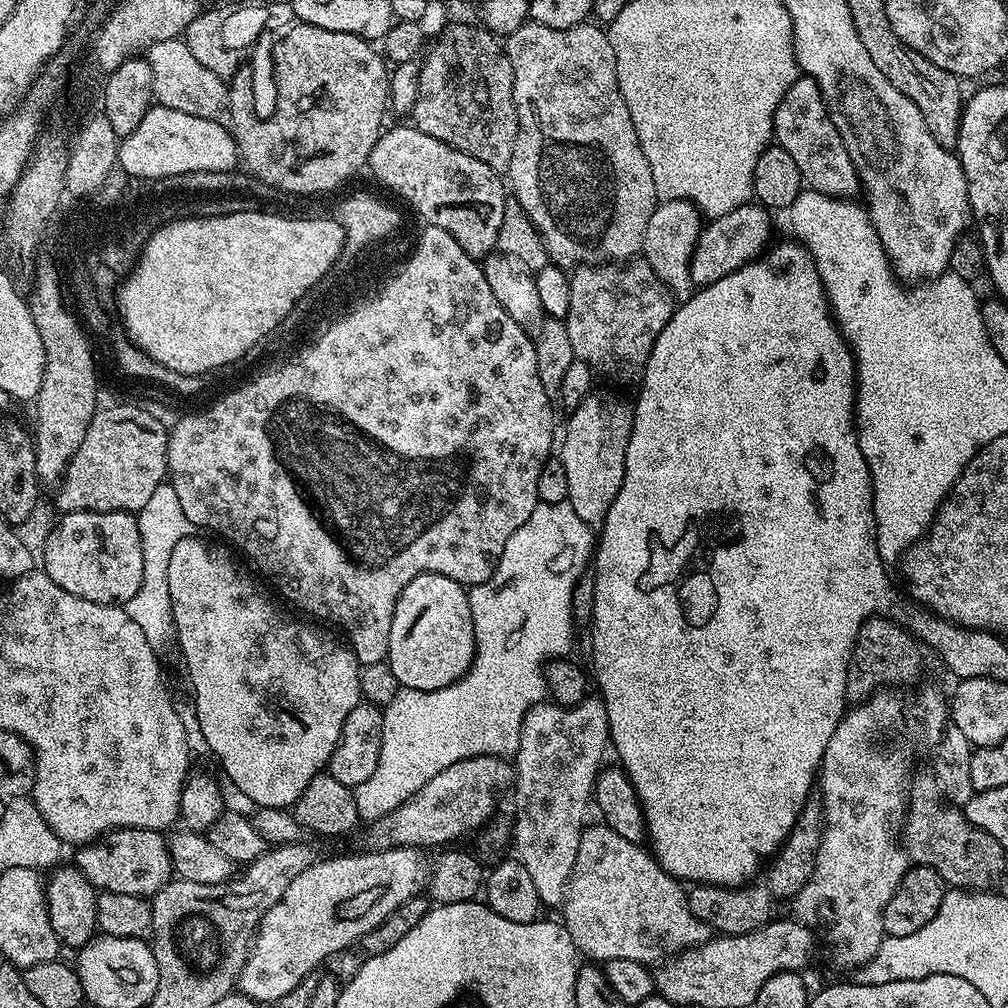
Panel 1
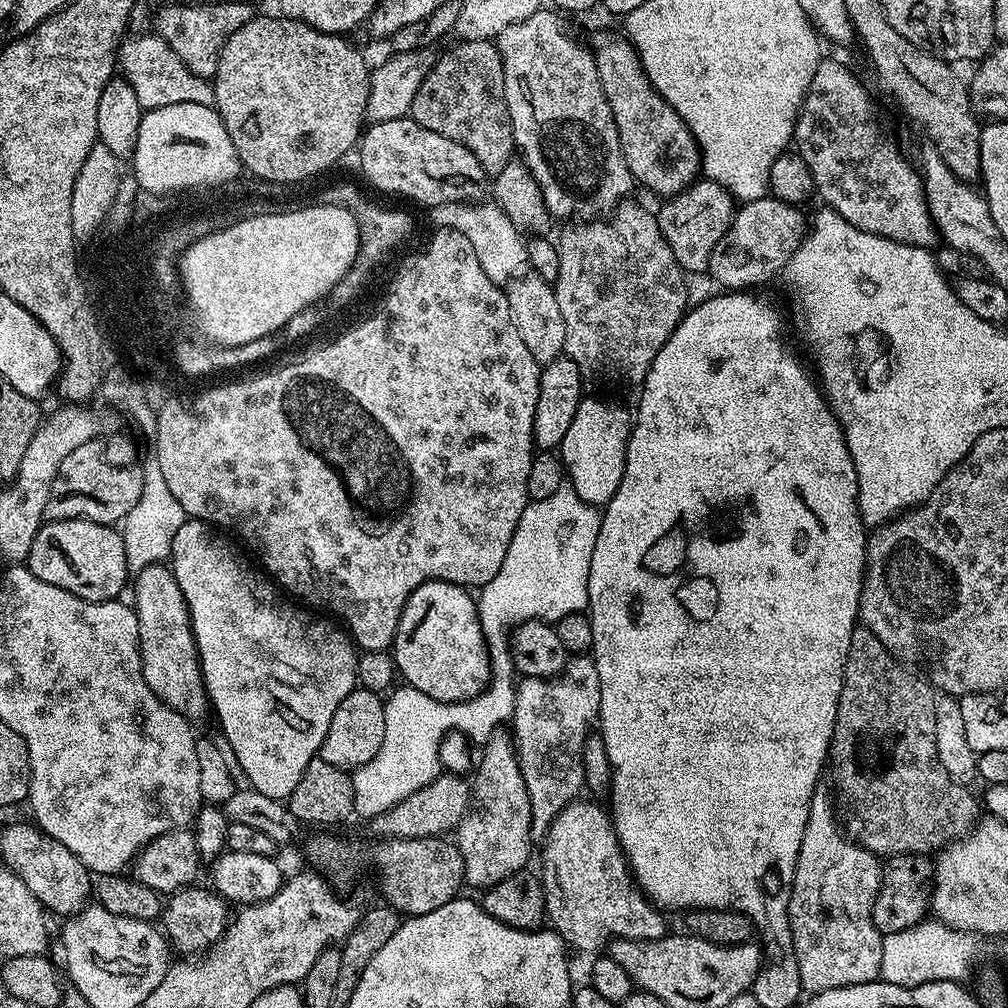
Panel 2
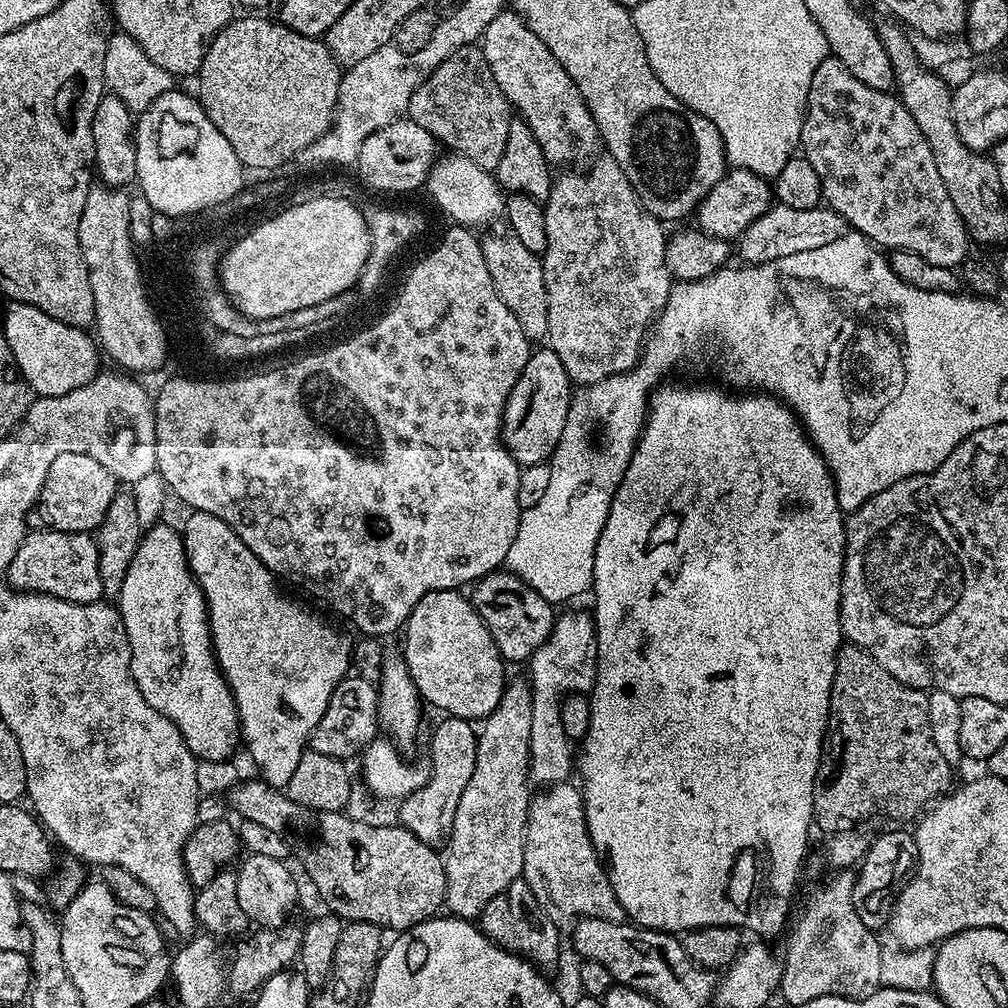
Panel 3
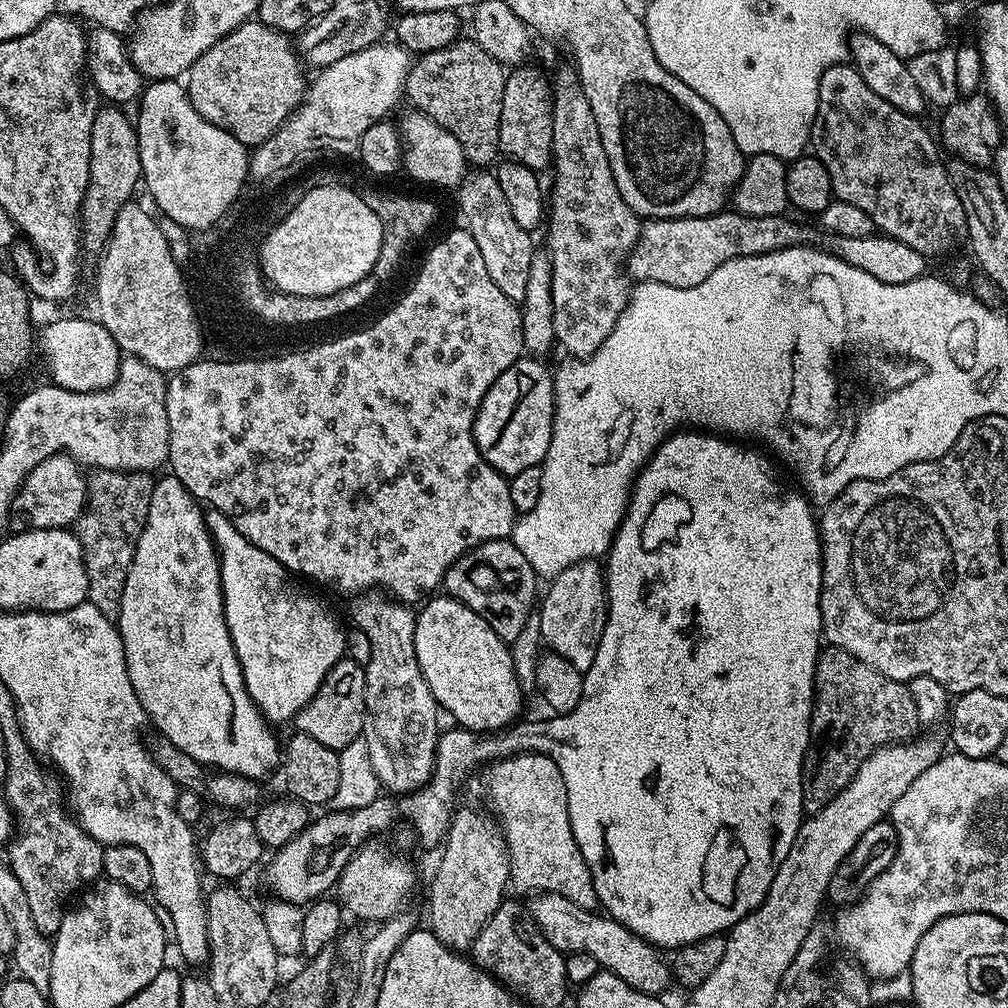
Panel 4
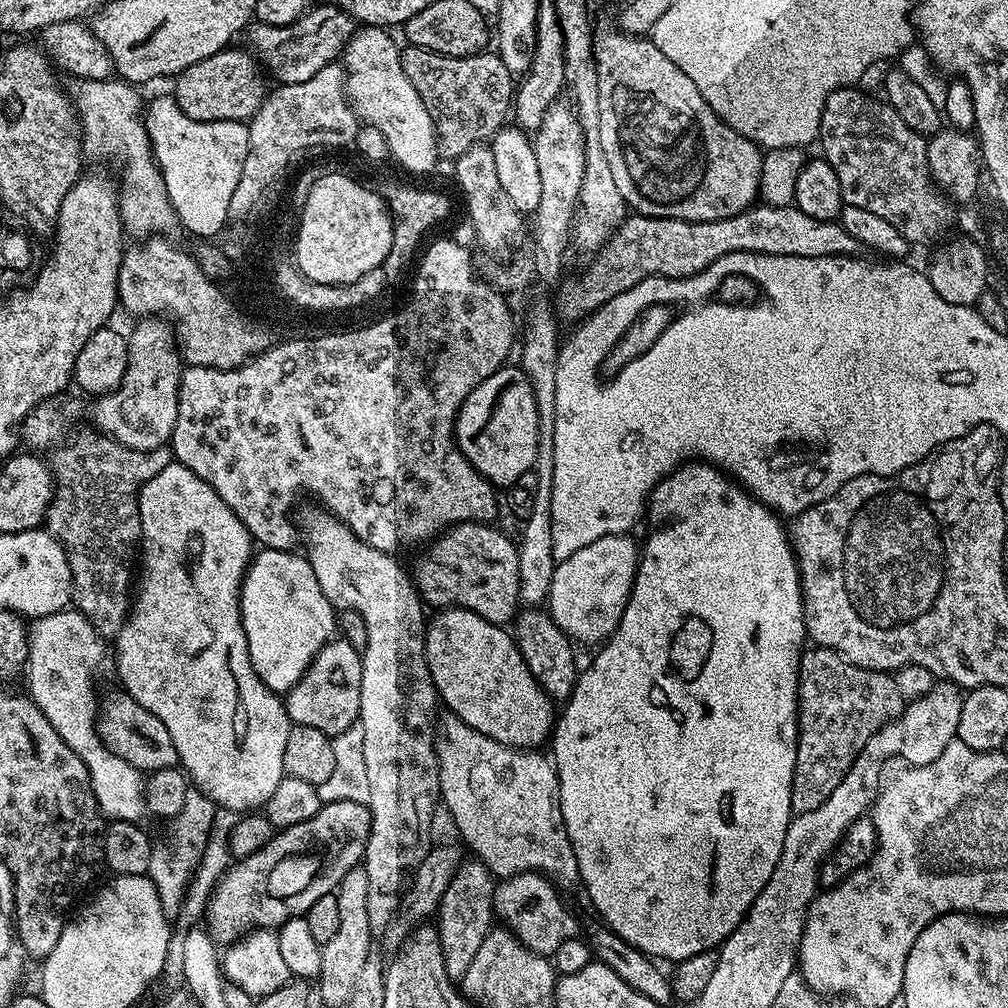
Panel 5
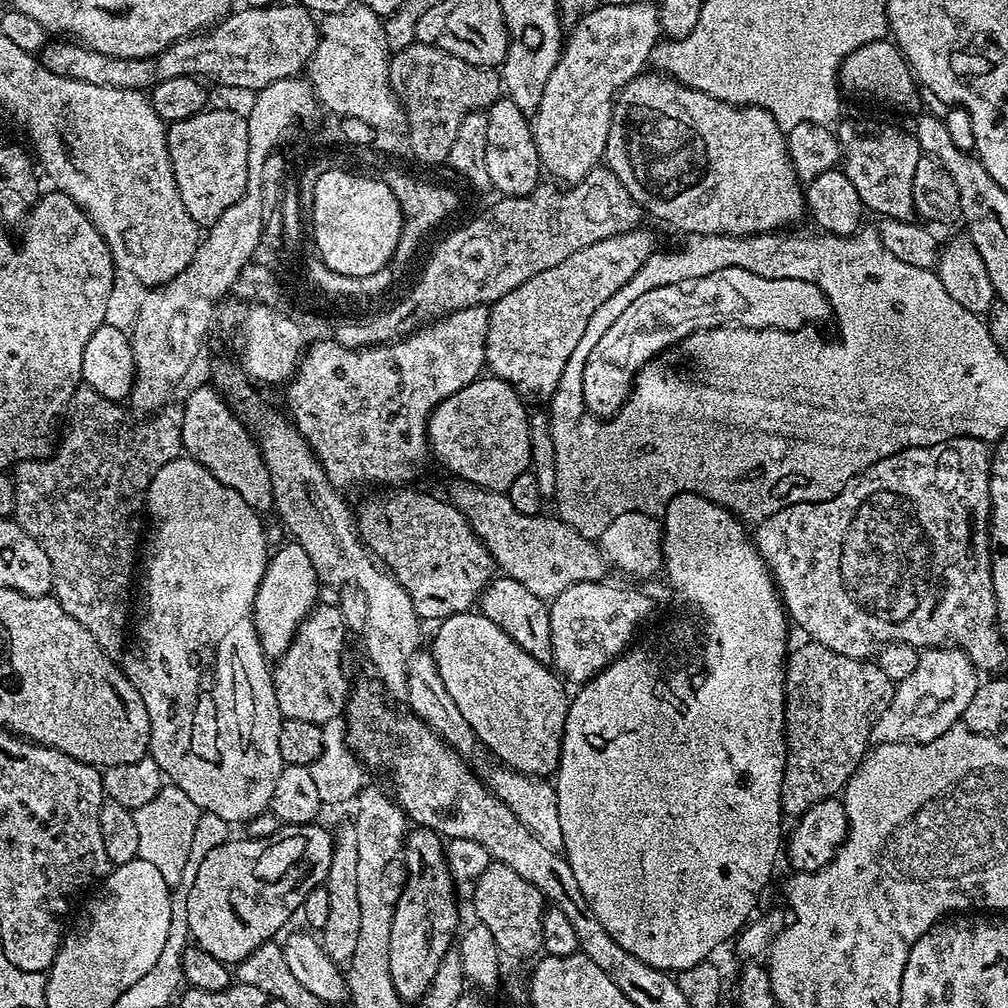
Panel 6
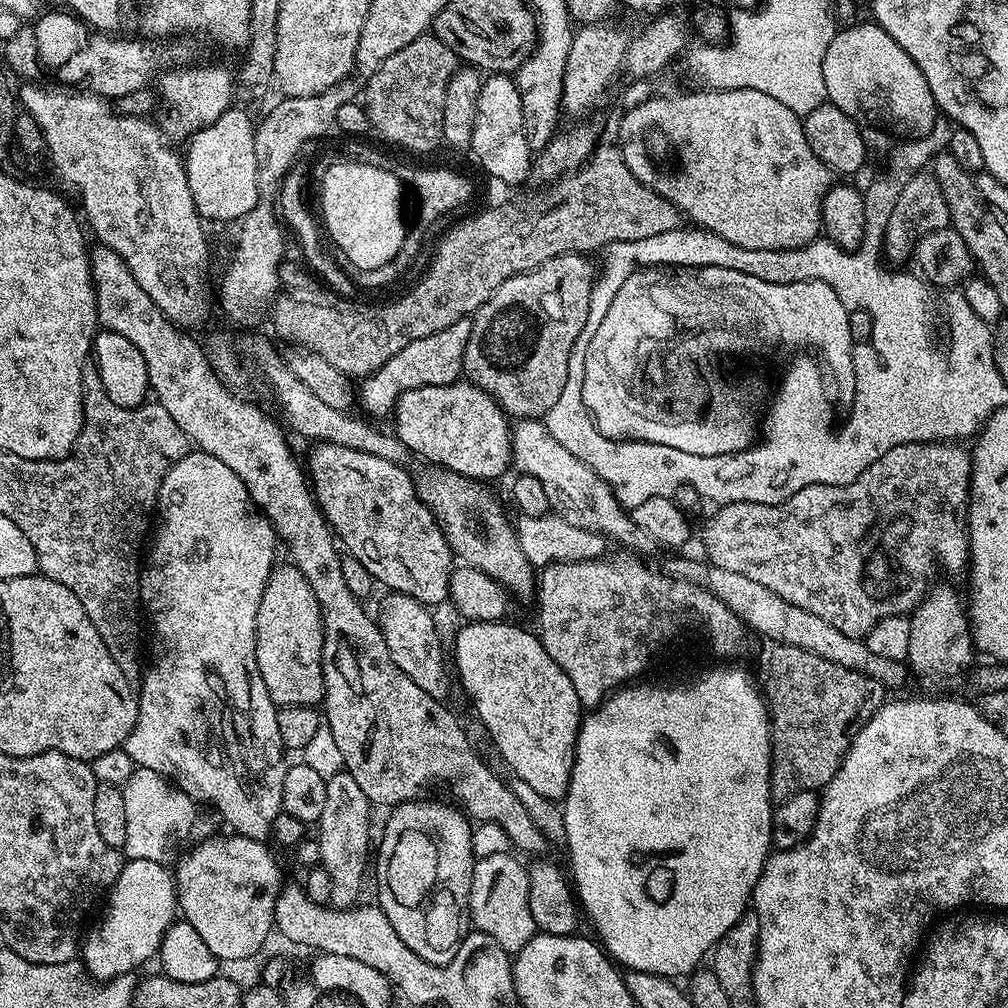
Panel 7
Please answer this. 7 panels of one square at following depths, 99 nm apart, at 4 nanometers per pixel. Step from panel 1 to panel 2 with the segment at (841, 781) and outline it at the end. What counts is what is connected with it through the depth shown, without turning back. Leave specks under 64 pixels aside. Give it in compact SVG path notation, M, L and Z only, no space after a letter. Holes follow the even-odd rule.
M824 786L817 787L816 793L812 795L806 826L802 830L802 846L798 846L798 862L794 870L788 907L792 941L798 958L796 976L802 978L802 986L808 994L834 990L842 986L858 986L881 979L884 937L874 926L872 907L880 889L882 860L875 852L866 850L846 835L842 824L836 821L830 792L829 796Z

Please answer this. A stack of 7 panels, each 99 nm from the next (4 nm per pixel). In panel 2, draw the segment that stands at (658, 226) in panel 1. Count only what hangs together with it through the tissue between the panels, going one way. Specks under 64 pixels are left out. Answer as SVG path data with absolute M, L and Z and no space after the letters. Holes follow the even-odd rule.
M707 178L697 179L679 196L665 199L658 211L660 229L674 254L674 258L685 273L703 273L708 267L708 259L722 234L732 224L737 205L734 197L720 184Z

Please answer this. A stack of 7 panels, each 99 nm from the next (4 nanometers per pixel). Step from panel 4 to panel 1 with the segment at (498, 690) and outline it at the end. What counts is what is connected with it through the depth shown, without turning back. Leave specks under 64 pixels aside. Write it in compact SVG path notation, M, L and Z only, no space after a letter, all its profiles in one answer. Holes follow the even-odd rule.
M437 572L418 574L402 590L390 622L390 646L386 663L401 688L438 690L461 680L476 653L474 618L470 618L468 588Z

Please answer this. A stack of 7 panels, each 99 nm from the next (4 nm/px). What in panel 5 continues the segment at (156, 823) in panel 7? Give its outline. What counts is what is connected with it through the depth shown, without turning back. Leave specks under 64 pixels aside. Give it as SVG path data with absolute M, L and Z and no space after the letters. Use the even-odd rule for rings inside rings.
M189 791L182 810L173 817L172 824L172 852L153 849L148 876L158 890L159 902L162 904L163 913L170 922L177 921L180 916L181 903L187 892L188 884L199 866L202 854L205 852L206 842L212 832L214 814L218 806L204 792Z

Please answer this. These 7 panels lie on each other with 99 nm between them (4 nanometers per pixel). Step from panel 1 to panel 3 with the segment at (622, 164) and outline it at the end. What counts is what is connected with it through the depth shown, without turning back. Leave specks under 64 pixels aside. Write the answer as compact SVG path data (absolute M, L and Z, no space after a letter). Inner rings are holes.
M500 12L498 18L494 18L490 26L486 26L482 47L490 66L490 74L494 74L494 82L498 82L502 94L518 113L519 119L525 120L534 138L538 138L538 146L542 146L542 154L549 165L572 166L575 165L572 164L575 160L587 161L597 151L595 148L601 147L596 119L590 114L578 86L570 78L562 62L558 62L558 58L550 54L546 42L542 42L542 38L538 38L538 34L530 30L519 12Z

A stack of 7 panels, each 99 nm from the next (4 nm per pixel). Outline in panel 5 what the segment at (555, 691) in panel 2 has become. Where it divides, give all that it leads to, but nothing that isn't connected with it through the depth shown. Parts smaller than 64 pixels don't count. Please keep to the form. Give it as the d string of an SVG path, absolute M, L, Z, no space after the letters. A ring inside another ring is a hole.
M628 534L598 538L598 542L590 542L590 546L574 550L570 558L559 561L553 570L546 612L577 645L599 646L618 626L624 603L632 593L632 583L642 555L641 549L632 538Z

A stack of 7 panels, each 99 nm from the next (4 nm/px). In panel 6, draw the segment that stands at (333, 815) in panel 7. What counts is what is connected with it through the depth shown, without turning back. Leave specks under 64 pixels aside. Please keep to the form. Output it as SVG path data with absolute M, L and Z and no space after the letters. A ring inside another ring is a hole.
M348 822L338 830L333 837L332 858L330 870L327 871L325 887L328 890L330 913L328 922L320 934L321 944L333 961L339 964L349 963L358 942L359 921L358 899L358 838L355 823Z

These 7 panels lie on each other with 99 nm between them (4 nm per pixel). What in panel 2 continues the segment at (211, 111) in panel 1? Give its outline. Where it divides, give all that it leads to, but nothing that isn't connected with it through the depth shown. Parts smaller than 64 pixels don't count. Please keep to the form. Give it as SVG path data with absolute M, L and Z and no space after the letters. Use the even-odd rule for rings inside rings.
M158 34L132 35L129 35L120 45L118 68L123 79L128 80L130 86L134 86L134 94L138 94L141 108L147 110L162 106L178 106L178 102L212 104L211 83L205 77L194 74L194 70L190 70L190 66L186 66L186 62L182 62L182 58L178 58L178 54L161 36Z

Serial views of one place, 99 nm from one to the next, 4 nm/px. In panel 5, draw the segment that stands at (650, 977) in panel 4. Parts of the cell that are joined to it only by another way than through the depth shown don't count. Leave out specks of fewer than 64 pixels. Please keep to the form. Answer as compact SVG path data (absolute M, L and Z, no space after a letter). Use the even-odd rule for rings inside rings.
M520 872L501 879L492 893L492 910L499 923L513 932L527 948L549 958L562 942L577 935L576 920L568 913L556 890L557 885L549 877L538 872Z

